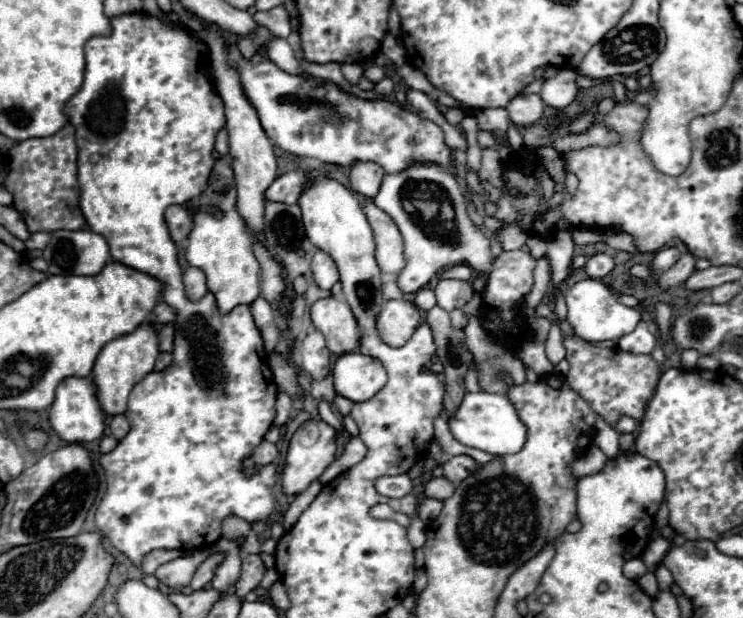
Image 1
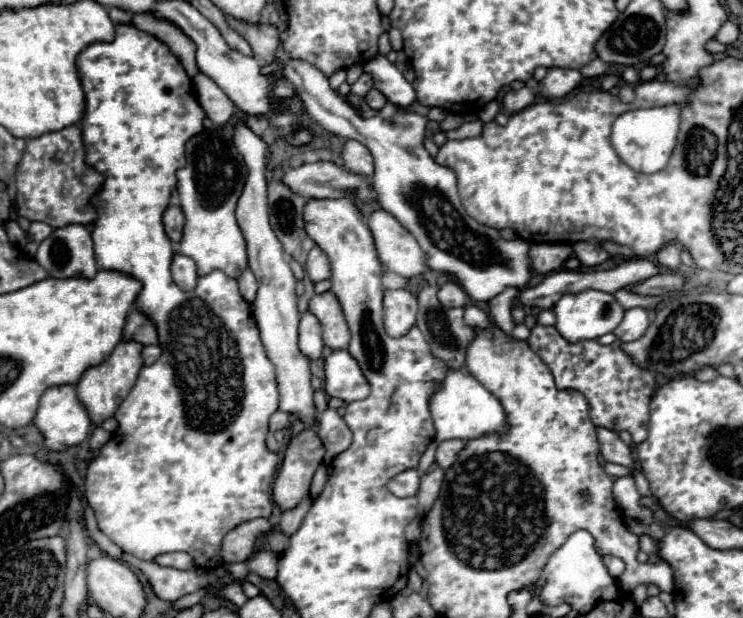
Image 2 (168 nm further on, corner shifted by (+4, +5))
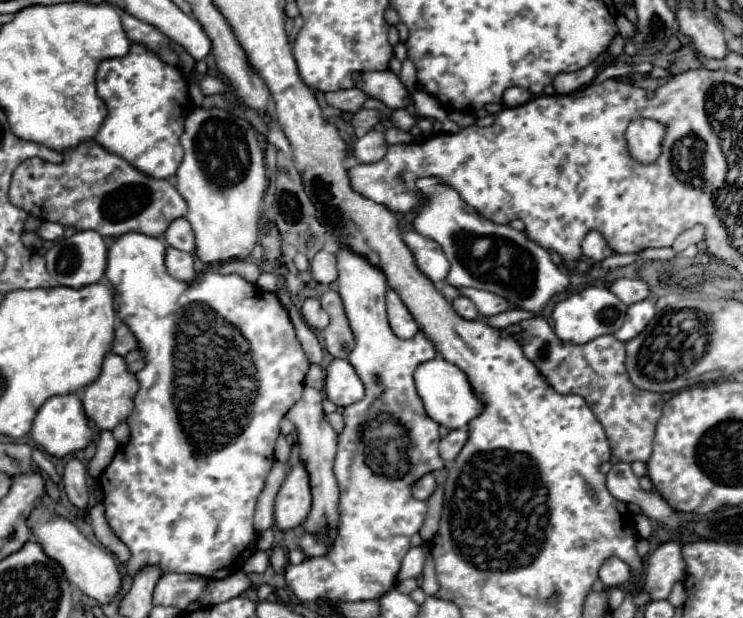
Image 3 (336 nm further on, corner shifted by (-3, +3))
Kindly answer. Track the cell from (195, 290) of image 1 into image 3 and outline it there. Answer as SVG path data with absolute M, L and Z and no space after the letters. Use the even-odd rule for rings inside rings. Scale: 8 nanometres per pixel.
M168 248L166 250L166 268L176 280L180 280L184 284L192 284L196 278L194 256L190 252Z

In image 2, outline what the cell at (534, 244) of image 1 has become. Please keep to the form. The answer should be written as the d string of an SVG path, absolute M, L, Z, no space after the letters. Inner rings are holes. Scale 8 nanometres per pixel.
M507 288L505 292L501 292L495 300L491 300L491 304L489 304L489 312L491 312L491 316L493 316L493 322L501 328L501 330L505 330L509 336L511 336L511 330L513 330L513 326L515 326L515 322L513 322L513 318L511 318L511 308L515 306L515 296L517 296L517 292L519 290L515 290L515 288Z

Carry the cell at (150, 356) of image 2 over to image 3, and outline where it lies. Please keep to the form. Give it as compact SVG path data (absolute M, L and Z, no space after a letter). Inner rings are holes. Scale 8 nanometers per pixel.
M132 350L132 352L126 356L126 364L128 364L128 370L136 374L136 372L140 372L140 370L146 366L146 360L144 360L144 356L142 356L140 350Z

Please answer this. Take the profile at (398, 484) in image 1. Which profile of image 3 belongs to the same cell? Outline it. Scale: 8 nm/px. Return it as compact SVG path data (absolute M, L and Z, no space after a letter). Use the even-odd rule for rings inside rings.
M426 474L426 476L422 476L422 478L412 486L412 496L414 496L416 500L426 500L426 498L434 492L434 488L436 488L436 478L434 478L434 474Z

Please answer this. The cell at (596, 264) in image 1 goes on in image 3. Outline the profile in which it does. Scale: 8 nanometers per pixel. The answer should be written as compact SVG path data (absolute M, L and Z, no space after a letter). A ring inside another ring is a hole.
M590 232L590 234L582 240L582 254L584 254L586 258L590 258L590 260L600 262L600 260L608 258L608 256L614 254L614 252L610 250L610 246L604 242L604 238L602 238L598 232Z

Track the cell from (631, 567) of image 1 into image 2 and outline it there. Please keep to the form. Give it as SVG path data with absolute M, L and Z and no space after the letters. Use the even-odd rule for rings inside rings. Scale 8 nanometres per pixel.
M603 556L603 560L605 560L605 566L609 568L609 574L611 574L613 578L619 578L619 576L623 574L625 564L623 564L619 558L615 558L615 556Z

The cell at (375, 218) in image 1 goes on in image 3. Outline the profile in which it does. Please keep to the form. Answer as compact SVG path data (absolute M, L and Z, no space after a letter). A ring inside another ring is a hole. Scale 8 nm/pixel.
M414 230L402 232L402 240L414 254L416 266L424 276L428 276L432 282L440 282L446 278L450 266L448 266L448 260L444 258L440 246L436 246L436 242L420 236Z

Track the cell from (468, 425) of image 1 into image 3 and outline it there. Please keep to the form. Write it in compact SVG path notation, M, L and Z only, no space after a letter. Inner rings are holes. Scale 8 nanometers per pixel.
M434 358L432 362L424 362L416 370L416 388L420 398L424 400L426 412L432 420L436 420L440 426L446 426L448 430L466 428L470 420L480 416L484 412L484 402L476 396L468 376L454 364L446 362L444 358Z

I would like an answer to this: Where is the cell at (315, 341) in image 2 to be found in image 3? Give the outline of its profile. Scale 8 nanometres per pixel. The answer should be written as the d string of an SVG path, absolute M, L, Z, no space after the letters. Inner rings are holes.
M306 298L302 304L302 318L310 328L324 330L328 326L328 314L322 310L320 302L316 298Z

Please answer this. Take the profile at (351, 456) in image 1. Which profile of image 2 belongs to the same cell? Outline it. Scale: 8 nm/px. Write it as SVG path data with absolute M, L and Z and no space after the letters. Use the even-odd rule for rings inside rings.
M327 408L325 412L319 414L319 426L317 426L317 434L325 446L325 464L331 464L331 460L347 450L351 446L351 430L349 426L343 422L343 418Z

